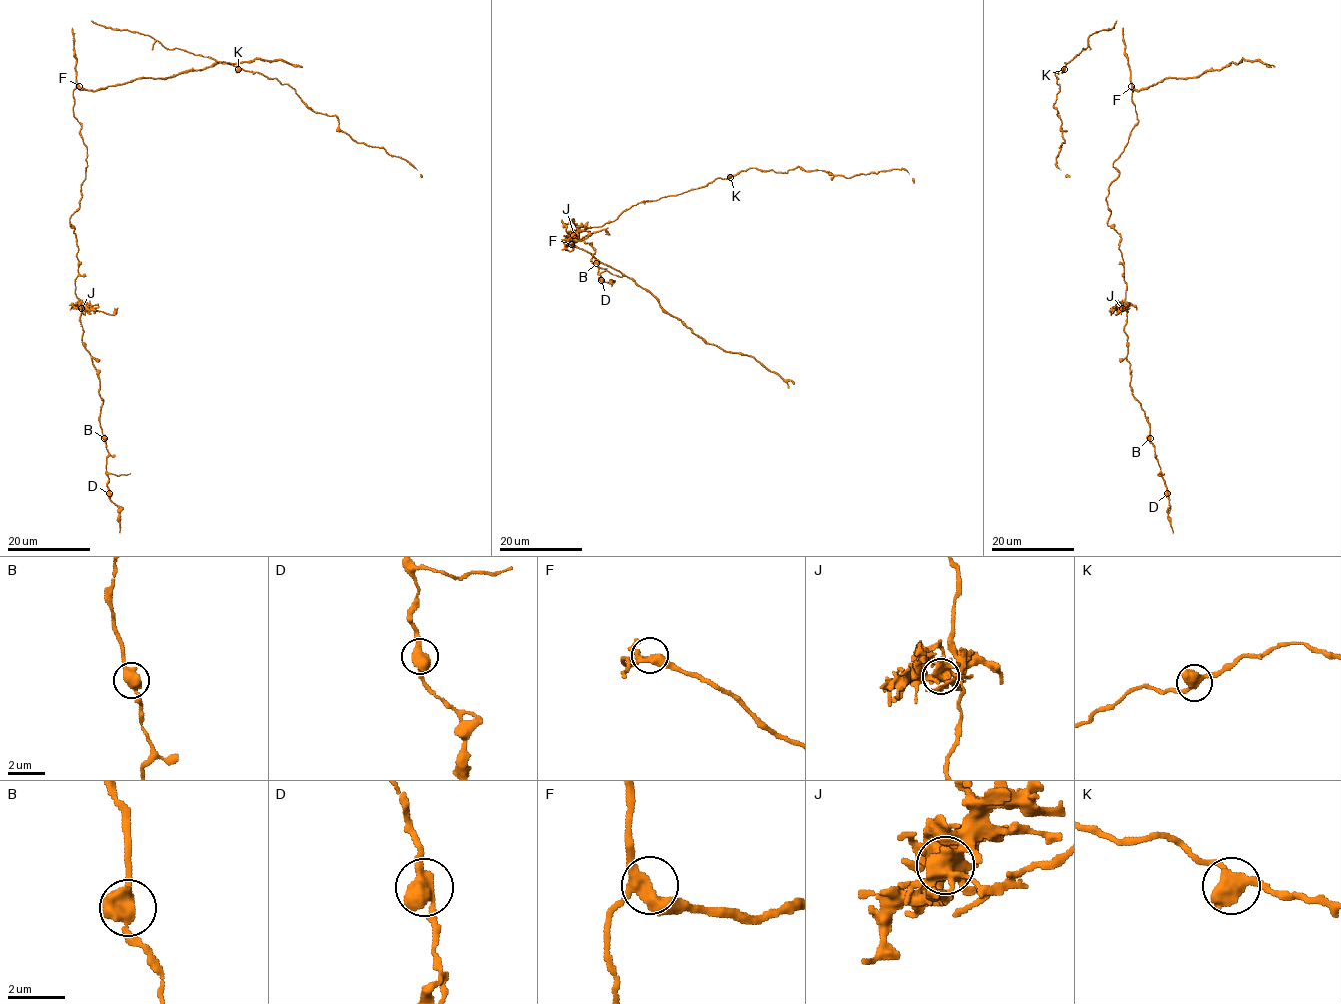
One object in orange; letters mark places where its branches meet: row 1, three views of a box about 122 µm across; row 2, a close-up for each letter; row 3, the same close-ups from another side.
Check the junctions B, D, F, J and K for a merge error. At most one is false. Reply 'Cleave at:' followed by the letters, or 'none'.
Cleave at: J

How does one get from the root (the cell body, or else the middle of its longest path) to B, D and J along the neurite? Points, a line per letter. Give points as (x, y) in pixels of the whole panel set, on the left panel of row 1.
B: (73, 93), (87, 149), (79, 208), (70, 218), (78, 247), (75, 294), (82, 345), (100, 382), (104, 438)
D: (73, 93), (87, 149), (79, 208), (70, 218), (78, 247), (75, 294), (82, 345), (100, 382), (109, 493)
J: (73, 93), (74, 117), (87, 149), (79, 208), (70, 218), (78, 247), (75, 294), (81, 308)

